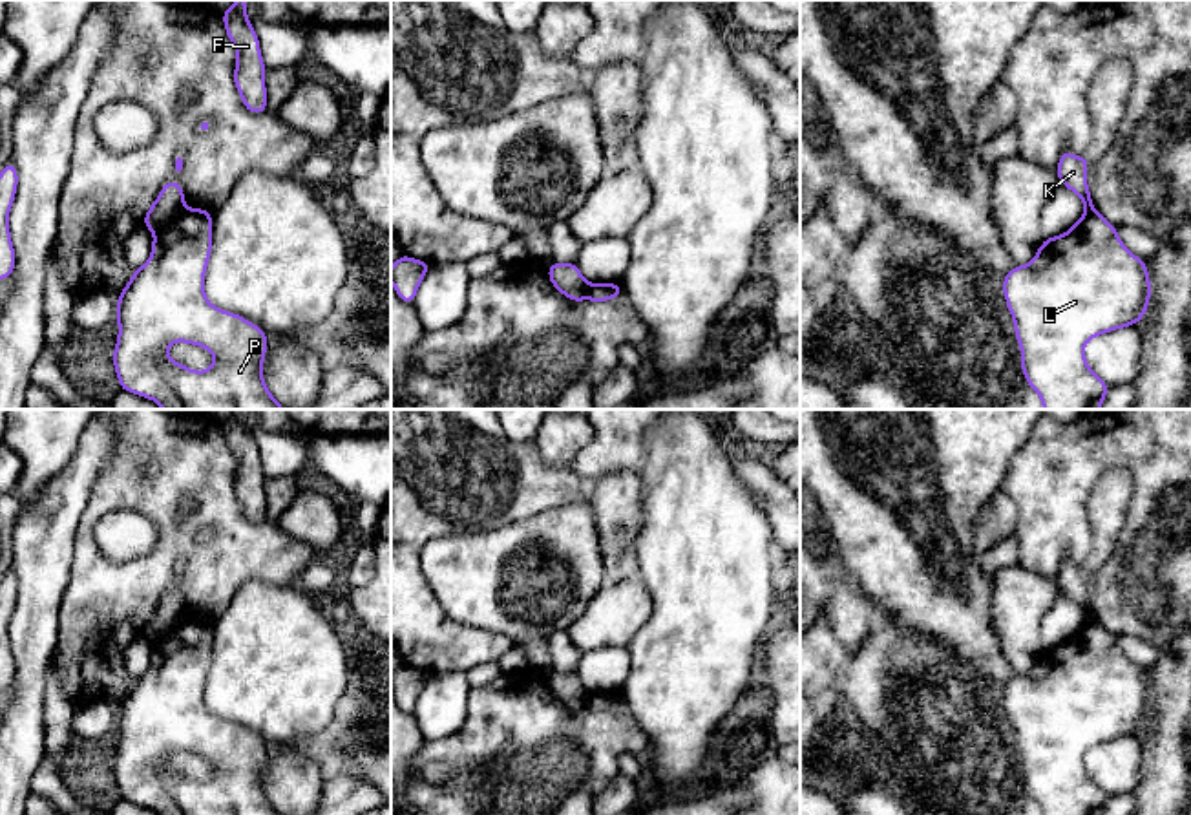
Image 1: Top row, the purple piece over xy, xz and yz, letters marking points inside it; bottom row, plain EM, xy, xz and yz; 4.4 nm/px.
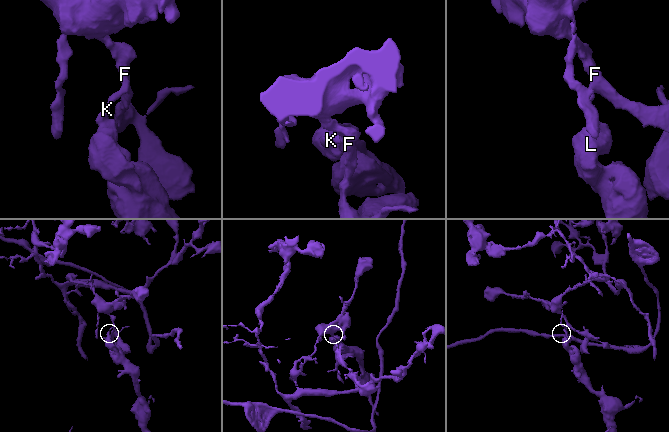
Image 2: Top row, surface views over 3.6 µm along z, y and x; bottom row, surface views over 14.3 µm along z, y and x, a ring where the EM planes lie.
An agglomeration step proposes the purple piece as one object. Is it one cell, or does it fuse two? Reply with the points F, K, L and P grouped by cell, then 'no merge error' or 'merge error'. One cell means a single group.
F K / L P | merge error

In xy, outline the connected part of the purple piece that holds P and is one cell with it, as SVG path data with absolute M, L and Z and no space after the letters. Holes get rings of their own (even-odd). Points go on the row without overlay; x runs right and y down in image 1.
M183 618L164 638L153 641L152 665L133 680L117 709L119 746L113 777L121 799L159 815L281 815L263 789L269 746L241 724L214 716L205 704L205 683L212 663L212 623ZM174 751L201 755L214 764L206 780L174 771L166 758Z

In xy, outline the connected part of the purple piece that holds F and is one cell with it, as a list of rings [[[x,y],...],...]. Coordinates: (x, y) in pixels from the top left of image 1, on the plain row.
[[[236,409],[223,420],[225,440],[236,457],[234,493],[241,504],[243,515],[250,523],[267,521],[267,495],[263,490],[265,473],[259,459],[259,448],[245,420],[247,409]]]

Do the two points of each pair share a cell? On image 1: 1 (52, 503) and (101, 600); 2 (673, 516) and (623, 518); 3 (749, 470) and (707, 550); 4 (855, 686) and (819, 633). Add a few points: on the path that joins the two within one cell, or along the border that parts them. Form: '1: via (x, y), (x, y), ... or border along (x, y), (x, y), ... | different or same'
1: border along (88, 503), (73, 538), (73, 561), (66, 585) | different
2: border along (642, 476), (642, 530), (634, 543), (636, 560) | different
3: border along (729, 457), (742, 485), (768, 516) | different
4: border along (850, 655), (841, 695) | different

